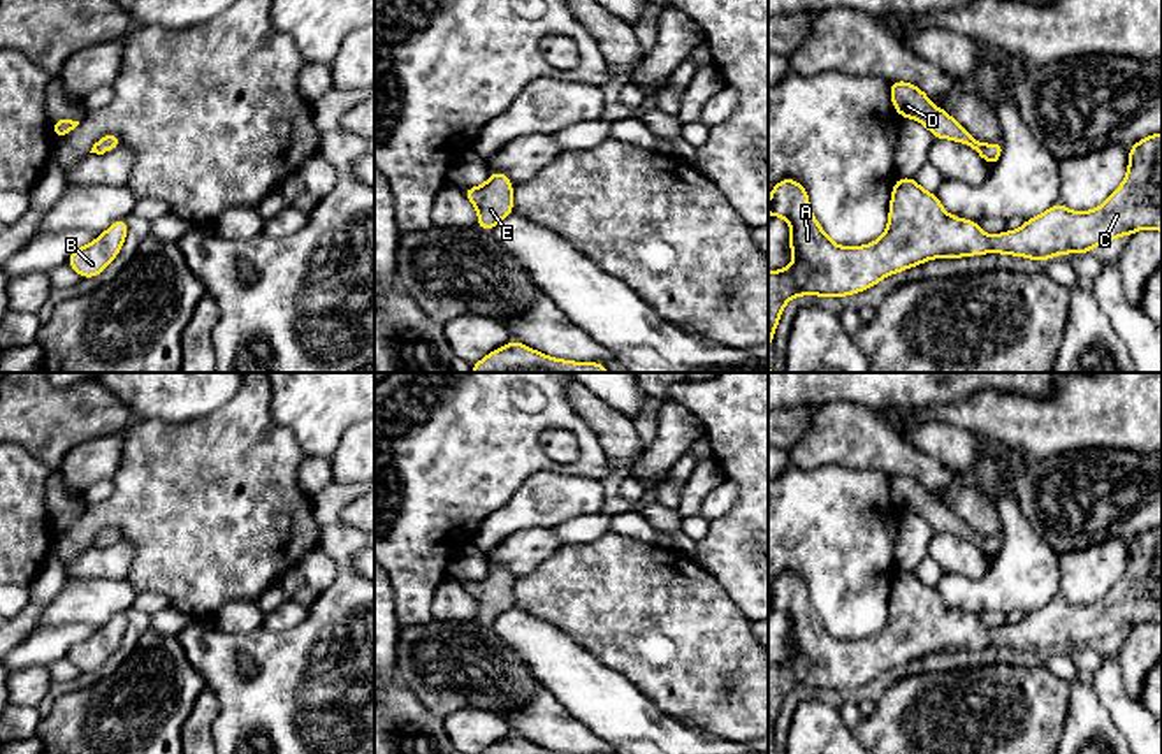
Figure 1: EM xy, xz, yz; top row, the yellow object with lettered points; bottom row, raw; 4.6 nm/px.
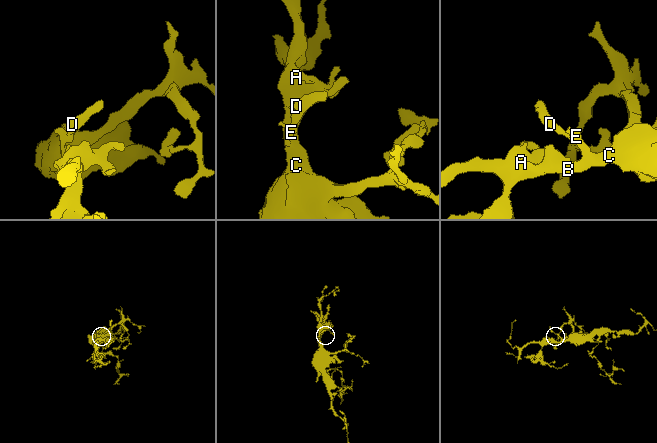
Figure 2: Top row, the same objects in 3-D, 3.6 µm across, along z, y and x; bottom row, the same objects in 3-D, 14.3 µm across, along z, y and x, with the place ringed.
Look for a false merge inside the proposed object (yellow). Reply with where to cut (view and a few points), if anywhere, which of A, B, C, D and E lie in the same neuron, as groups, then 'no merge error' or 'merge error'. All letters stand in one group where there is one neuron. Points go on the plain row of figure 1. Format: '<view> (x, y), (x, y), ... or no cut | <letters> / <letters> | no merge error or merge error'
no cut | A B C D E | no merge error

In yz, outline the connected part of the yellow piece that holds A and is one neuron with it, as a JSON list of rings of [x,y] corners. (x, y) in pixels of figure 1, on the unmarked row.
[[[1162,526],[1148,529],[1129,541],[1129,562],[1123,576],[1111,587],[1111,591],[1097,603],[1092,605],[1071,605],[1064,598],[1055,598],[1042,608],[1028,612],[1023,620],[997,629],[986,629],[979,617],[972,613],[962,613],[944,605],[935,587],[925,585],[914,571],[897,571],[891,584],[890,610],[886,626],[874,636],[856,642],[842,642],[835,638],[824,624],[819,620],[816,610],[810,605],[807,584],[795,573],[781,573],[772,585],[768,610],[786,612],[791,619],[789,645],[795,654],[789,661],[768,666],[768,743],[772,742],[772,731],[781,714],[781,707],[786,696],[796,689],[821,689],[821,691],[846,691],[854,689],[877,678],[890,668],[911,663],[926,654],[946,650],[960,652],[972,649],[984,649],[997,645],[1000,649],[1018,649],[1023,652],[1034,652],[1039,656],[1049,654],[1053,649],[1065,647],[1090,647],[1095,640],[1109,636],[1120,629],[1130,629],[1143,622],[1155,622],[1162,626]]]

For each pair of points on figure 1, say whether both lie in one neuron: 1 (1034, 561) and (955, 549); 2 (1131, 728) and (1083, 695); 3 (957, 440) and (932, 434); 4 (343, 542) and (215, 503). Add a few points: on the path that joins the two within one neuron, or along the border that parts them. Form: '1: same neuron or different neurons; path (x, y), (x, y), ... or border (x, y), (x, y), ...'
1: different neurons; border (990, 568), (978, 579), (948, 573)
2: different neurons; border (1090, 684), (1113, 724), (1124, 735)
3: same neuron; path (951, 440), (937, 440)
4: different neurons; border (310, 498), (313, 517), (319, 524), (319, 547)

